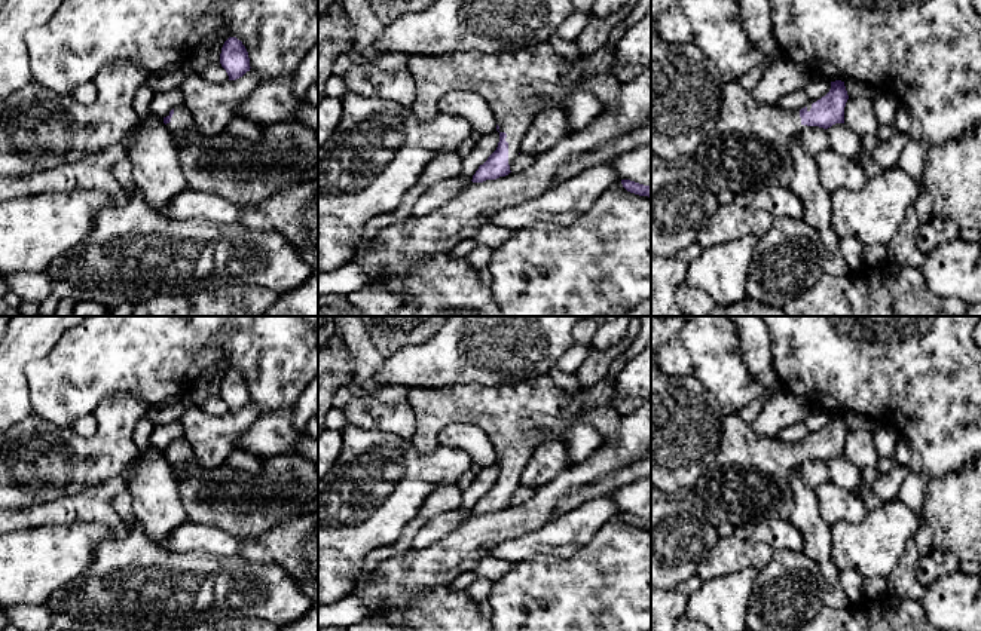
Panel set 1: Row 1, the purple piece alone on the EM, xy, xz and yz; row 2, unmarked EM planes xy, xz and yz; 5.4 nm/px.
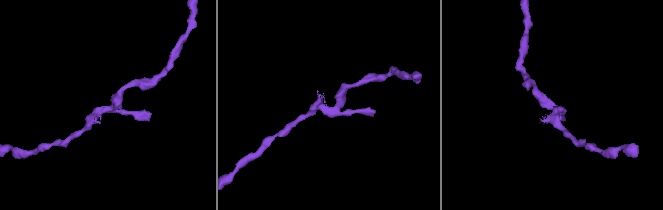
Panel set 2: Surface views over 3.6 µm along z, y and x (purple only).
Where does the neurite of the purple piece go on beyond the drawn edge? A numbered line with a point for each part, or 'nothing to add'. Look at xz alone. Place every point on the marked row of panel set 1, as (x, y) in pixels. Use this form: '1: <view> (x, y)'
1: xz (517, 85)

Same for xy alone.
1: xy (182, 125)

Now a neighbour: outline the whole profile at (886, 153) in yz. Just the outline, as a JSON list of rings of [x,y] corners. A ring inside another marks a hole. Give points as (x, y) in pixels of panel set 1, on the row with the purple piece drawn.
[[[895,135],[890,140],[880,141],[872,151],[874,160],[883,168],[895,168],[898,166],[898,160],[901,157],[902,150],[910,141],[910,135]]]

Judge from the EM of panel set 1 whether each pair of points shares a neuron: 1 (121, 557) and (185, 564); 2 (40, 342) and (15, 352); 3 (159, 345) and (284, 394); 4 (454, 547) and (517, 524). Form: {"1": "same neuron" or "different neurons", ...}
{"1": "same neuron", "2": "same neuron", "3": "same neuron", "4": "same neuron"}

